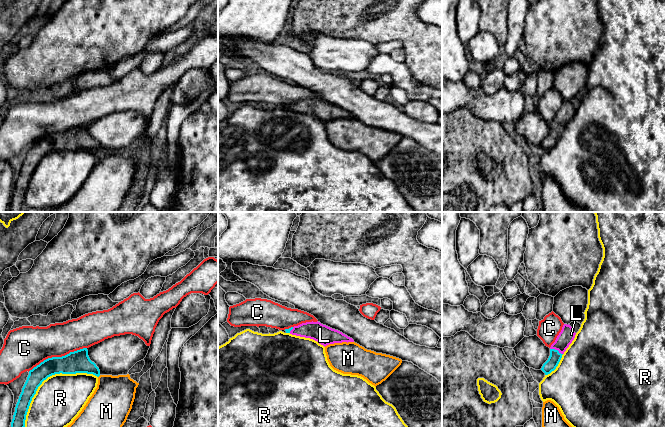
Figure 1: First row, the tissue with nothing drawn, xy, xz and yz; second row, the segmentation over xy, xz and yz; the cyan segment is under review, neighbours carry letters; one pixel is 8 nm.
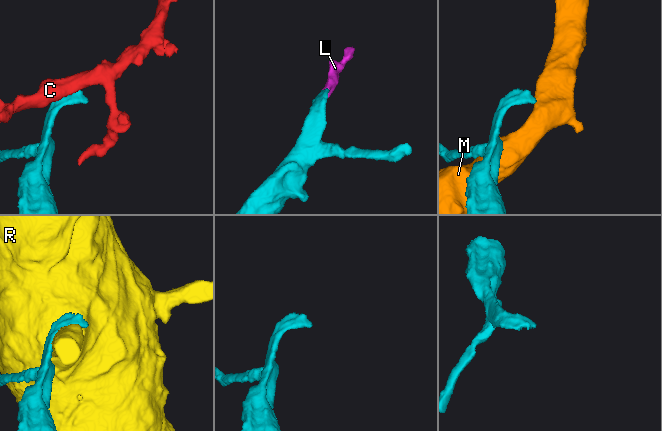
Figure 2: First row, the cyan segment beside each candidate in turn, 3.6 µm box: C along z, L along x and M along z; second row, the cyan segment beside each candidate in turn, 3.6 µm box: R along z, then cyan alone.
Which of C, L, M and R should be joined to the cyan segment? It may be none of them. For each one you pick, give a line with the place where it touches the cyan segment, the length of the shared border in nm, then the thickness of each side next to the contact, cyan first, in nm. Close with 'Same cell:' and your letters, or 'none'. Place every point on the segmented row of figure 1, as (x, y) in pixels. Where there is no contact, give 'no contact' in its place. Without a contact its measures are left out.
L: meets cyan in yz at (556, 350); contact 120 nm long; 100 nm thick on the cyan side, 120 nm on the other
Same cell: L

